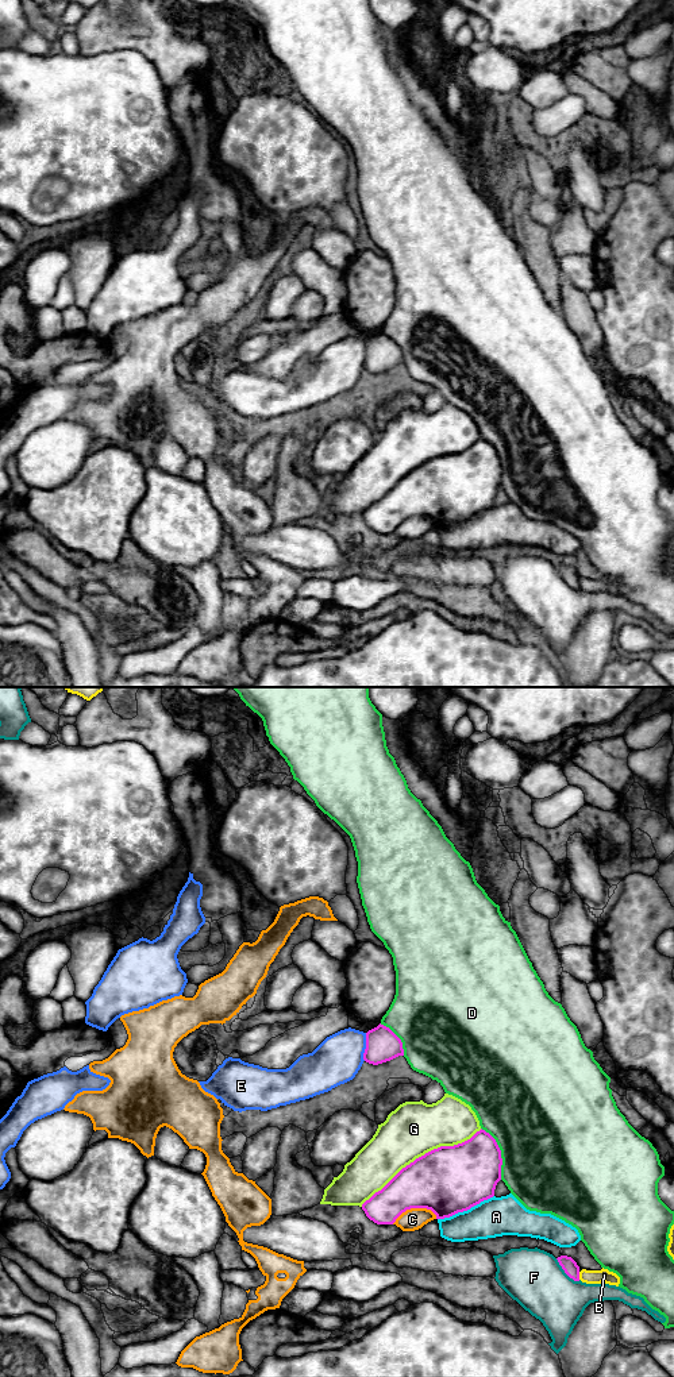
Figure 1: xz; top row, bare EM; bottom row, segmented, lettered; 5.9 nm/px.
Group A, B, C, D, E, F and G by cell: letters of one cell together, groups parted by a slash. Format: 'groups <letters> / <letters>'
groups A / B / C / D / E / F / G

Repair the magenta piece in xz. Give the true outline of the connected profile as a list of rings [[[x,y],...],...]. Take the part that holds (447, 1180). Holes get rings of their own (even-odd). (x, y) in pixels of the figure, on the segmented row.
[[[481,1129],[462,1143],[440,1146],[416,1158],[366,1200],[362,1210],[377,1224],[393,1224],[411,1208],[431,1210],[436,1219],[450,1218],[494,1196],[496,1185],[501,1180],[501,1165],[501,1150],[496,1139]]]

